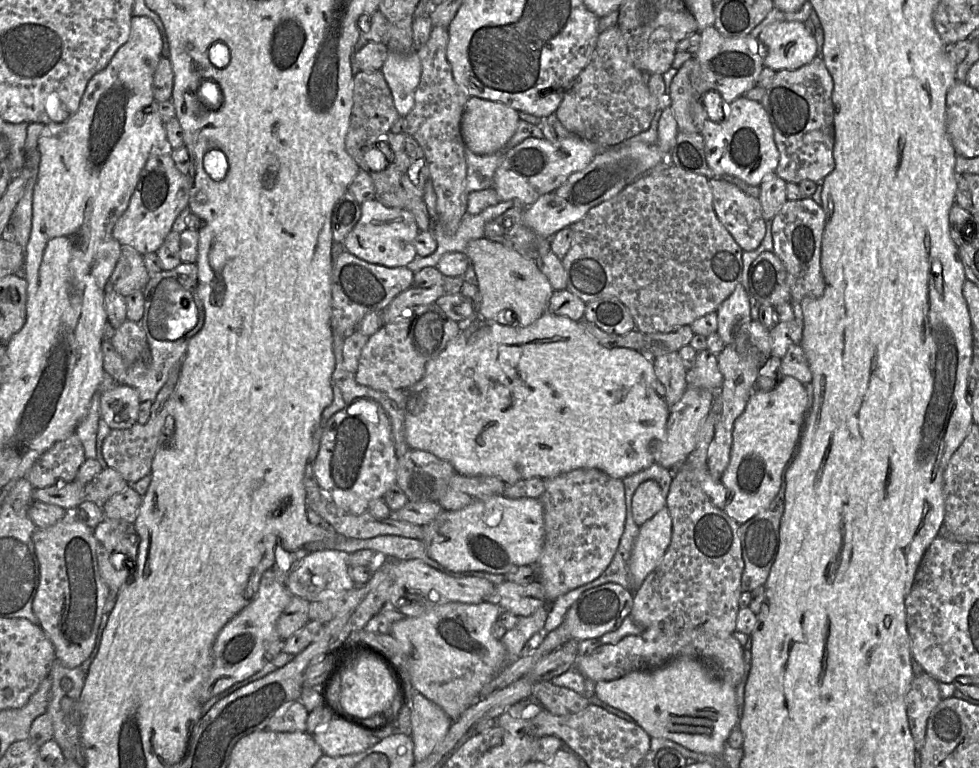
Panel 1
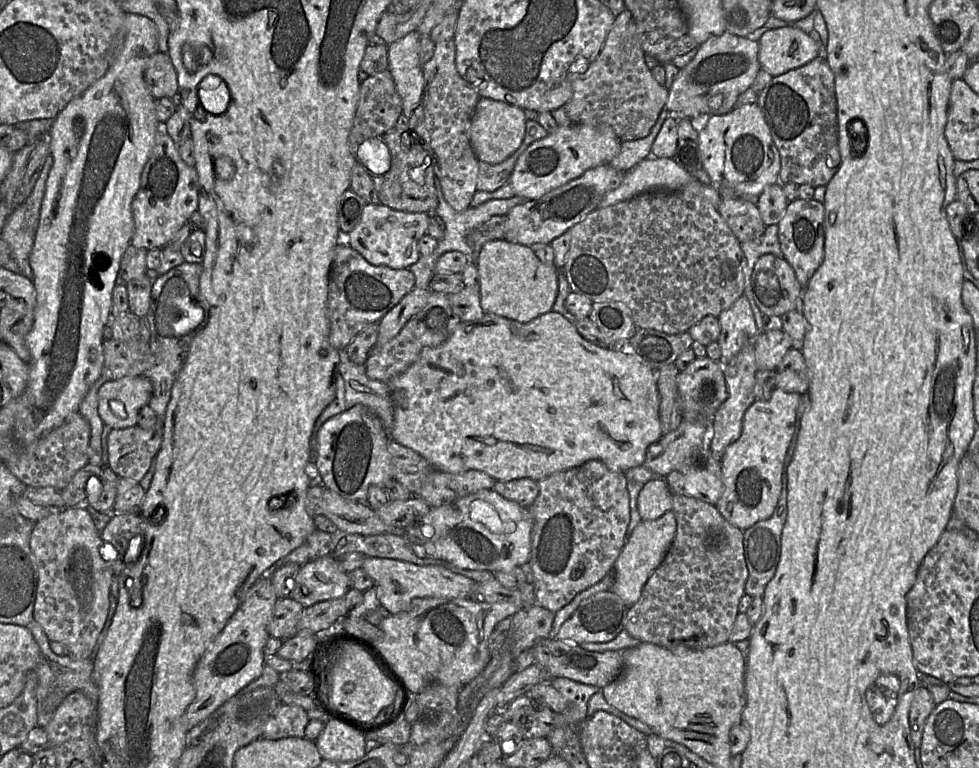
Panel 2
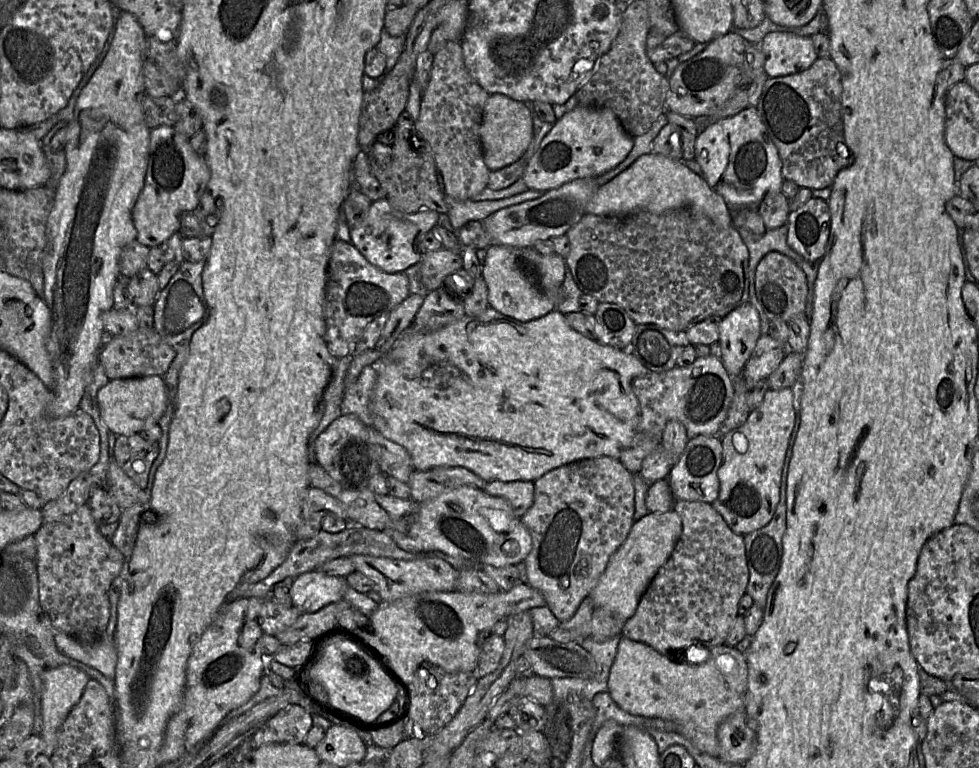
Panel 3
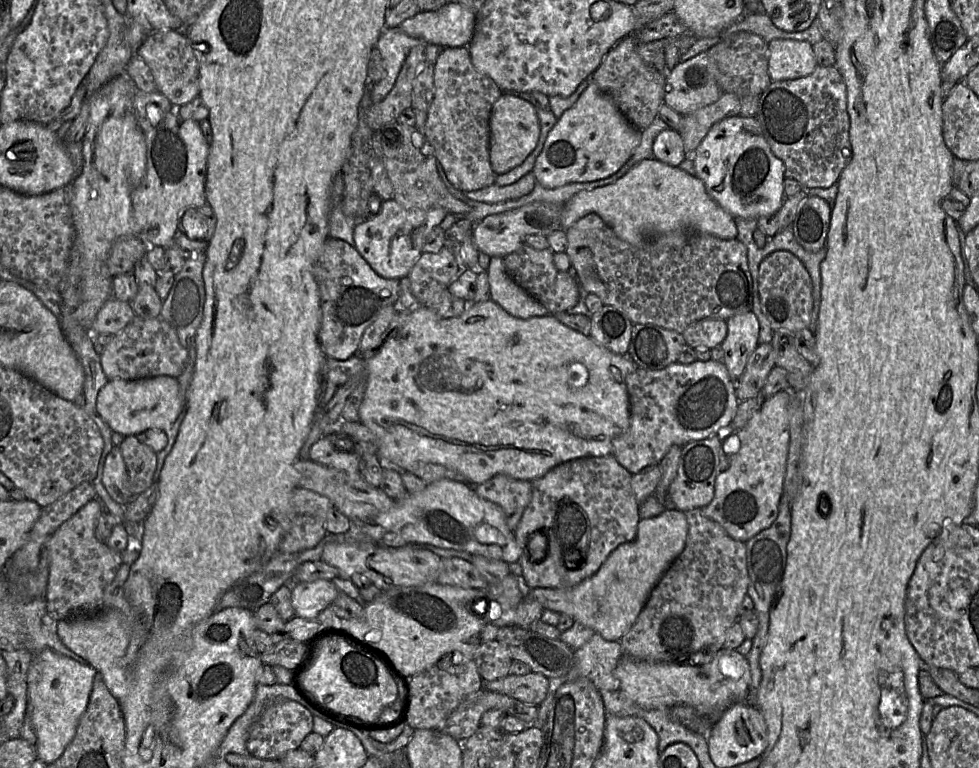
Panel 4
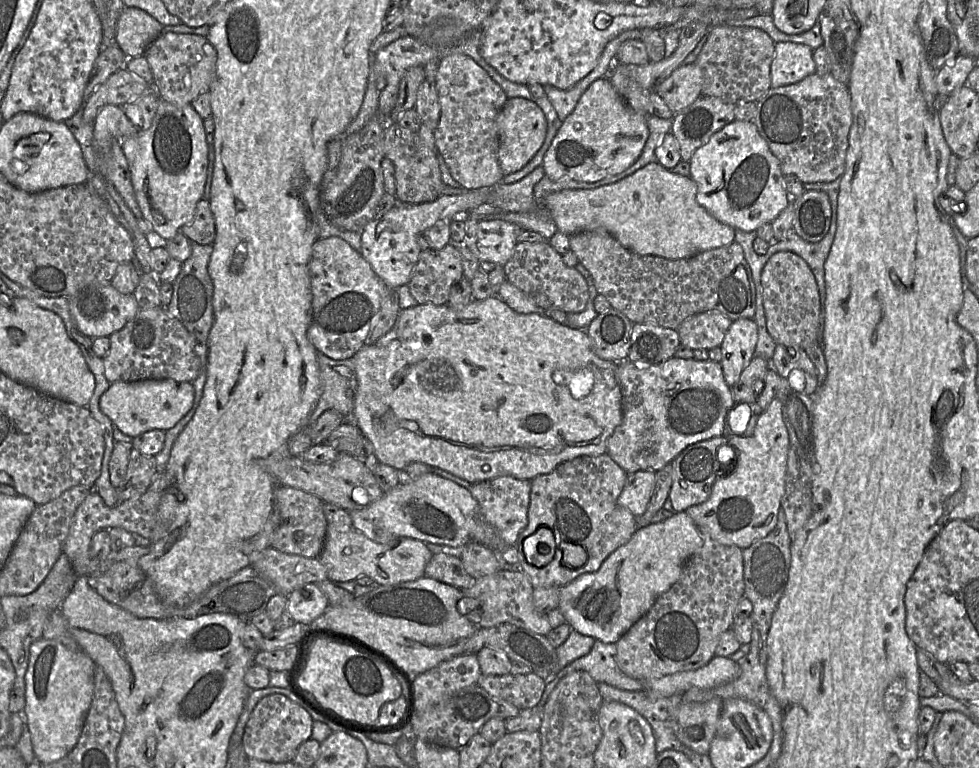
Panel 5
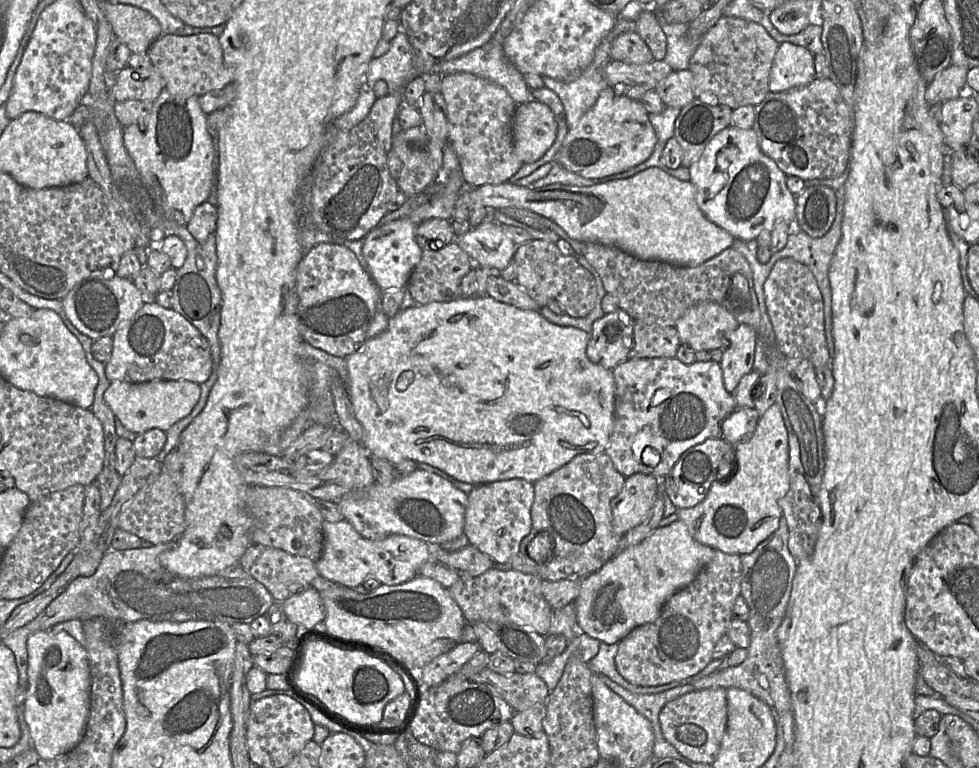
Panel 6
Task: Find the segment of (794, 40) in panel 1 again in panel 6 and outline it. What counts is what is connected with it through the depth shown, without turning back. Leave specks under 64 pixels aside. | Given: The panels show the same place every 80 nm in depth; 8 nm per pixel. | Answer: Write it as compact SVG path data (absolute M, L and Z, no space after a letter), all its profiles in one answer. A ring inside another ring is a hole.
M788 42L779 44L770 72L770 92L799 88L814 78L814 55L810 51Z

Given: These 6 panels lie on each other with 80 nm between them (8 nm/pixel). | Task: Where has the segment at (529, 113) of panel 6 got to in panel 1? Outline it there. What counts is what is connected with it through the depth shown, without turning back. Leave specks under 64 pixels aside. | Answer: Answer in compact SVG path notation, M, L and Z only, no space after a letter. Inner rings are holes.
M470 97L461 120L462 138L472 152L492 155L506 146L519 121L519 112L508 105Z

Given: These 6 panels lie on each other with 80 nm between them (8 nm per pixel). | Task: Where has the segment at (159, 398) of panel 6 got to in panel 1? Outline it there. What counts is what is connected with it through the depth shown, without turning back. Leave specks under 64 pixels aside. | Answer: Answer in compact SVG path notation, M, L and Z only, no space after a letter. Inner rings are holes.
M115 384L103 393L100 414L109 428L128 429L137 422L140 404L136 389L124 384Z

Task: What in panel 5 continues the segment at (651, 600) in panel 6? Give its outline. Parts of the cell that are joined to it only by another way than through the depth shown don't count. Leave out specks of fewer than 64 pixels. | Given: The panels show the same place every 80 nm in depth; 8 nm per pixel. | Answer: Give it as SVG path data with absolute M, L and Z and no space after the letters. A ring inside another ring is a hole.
M685 511L673 513L665 521L649 523L638 528L627 543L607 557L598 571L585 573L566 586L560 587L558 609L572 630L604 643L616 643L651 609L657 598L678 581L686 562L703 545L703 539L696 523L689 514Z

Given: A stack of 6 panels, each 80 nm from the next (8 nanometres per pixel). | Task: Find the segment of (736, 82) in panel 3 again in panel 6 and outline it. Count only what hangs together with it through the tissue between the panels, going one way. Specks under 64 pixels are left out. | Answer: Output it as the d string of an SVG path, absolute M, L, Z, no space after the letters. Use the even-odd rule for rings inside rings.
M689 69L672 71L654 90L666 106L683 108L695 99L692 82Z

